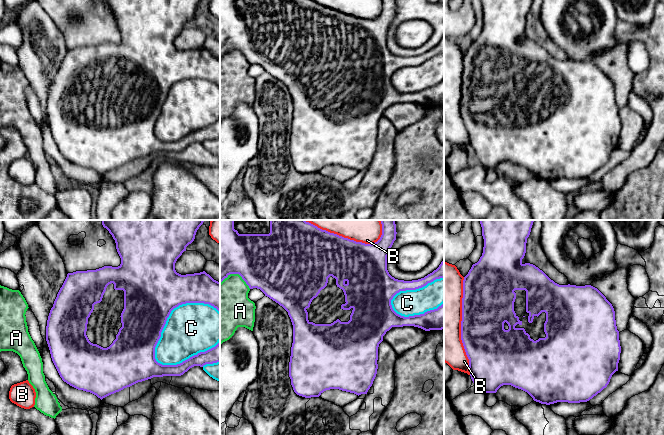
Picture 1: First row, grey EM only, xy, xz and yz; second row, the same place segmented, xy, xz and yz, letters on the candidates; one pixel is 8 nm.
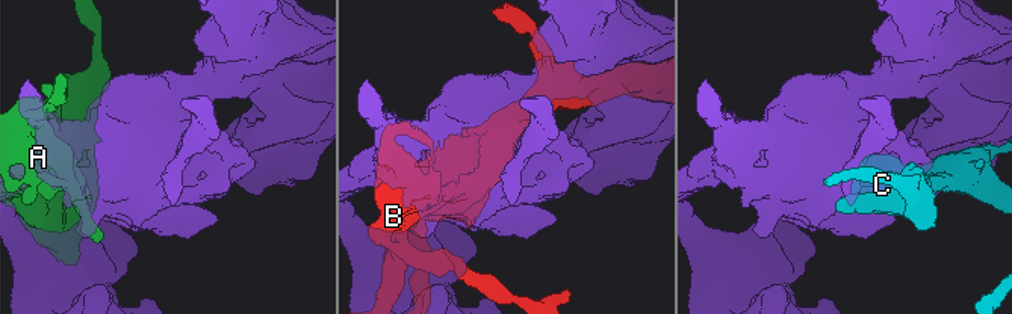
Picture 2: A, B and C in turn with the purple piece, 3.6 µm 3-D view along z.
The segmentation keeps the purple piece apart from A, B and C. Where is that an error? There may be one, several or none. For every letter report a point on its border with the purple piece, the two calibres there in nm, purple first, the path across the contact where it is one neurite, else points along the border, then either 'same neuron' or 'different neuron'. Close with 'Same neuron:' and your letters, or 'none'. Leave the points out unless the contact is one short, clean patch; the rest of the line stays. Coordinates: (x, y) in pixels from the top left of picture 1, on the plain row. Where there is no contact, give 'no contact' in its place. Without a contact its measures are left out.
A: contact xz (236, 49); calibres 440 and 340 nm; different neuron
B: contact yz (461, 102); calibres 380 and 280 nm; different neuron
C: contact xy (170, 88); calibres 460 and 420 nm; different neuron
Same neuron: none

